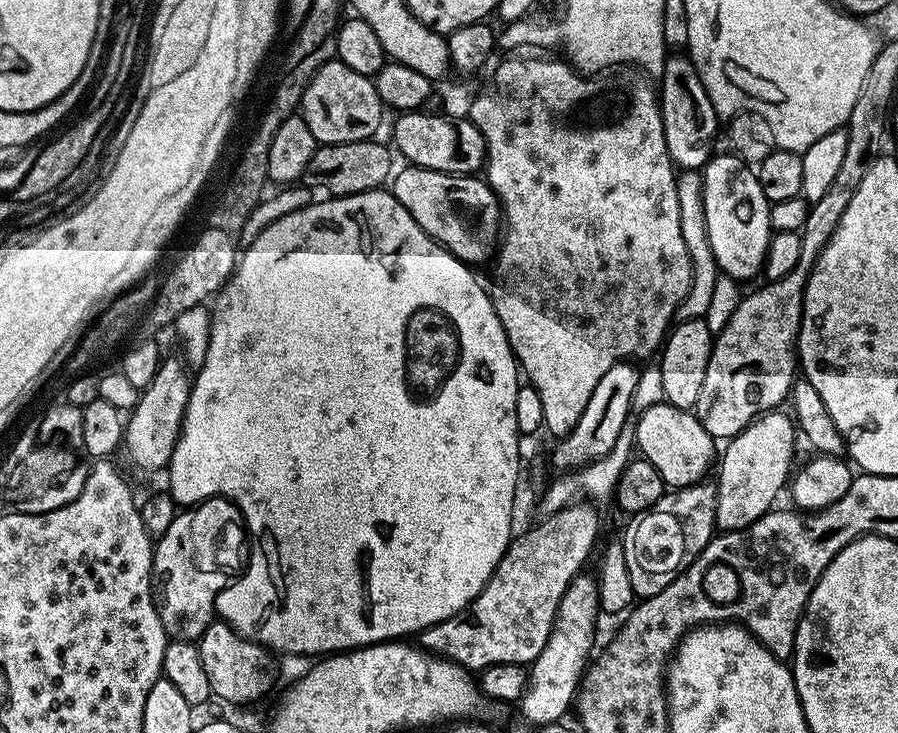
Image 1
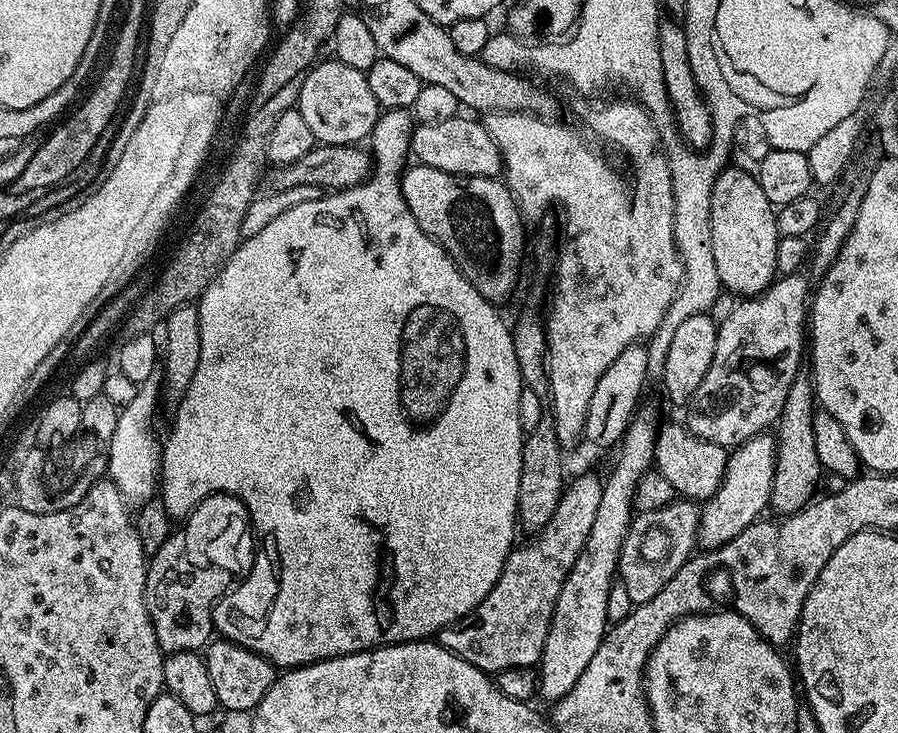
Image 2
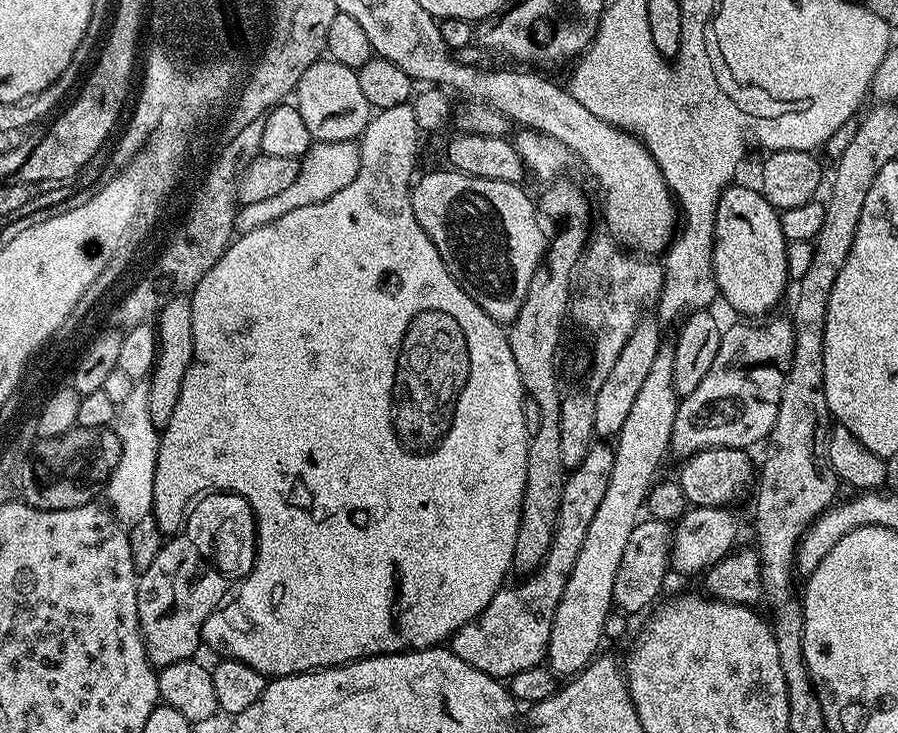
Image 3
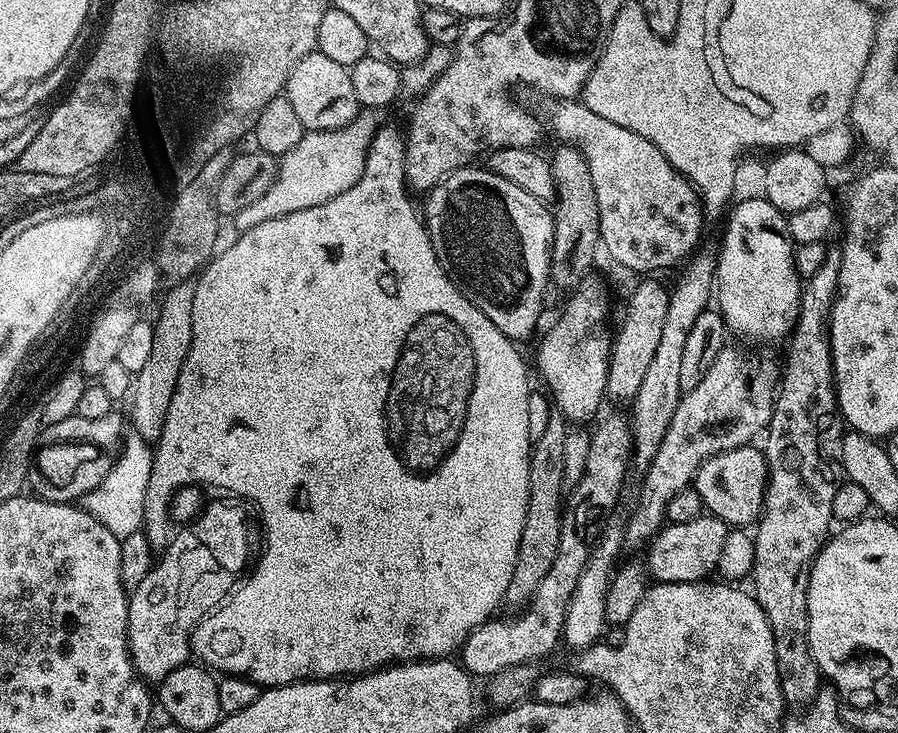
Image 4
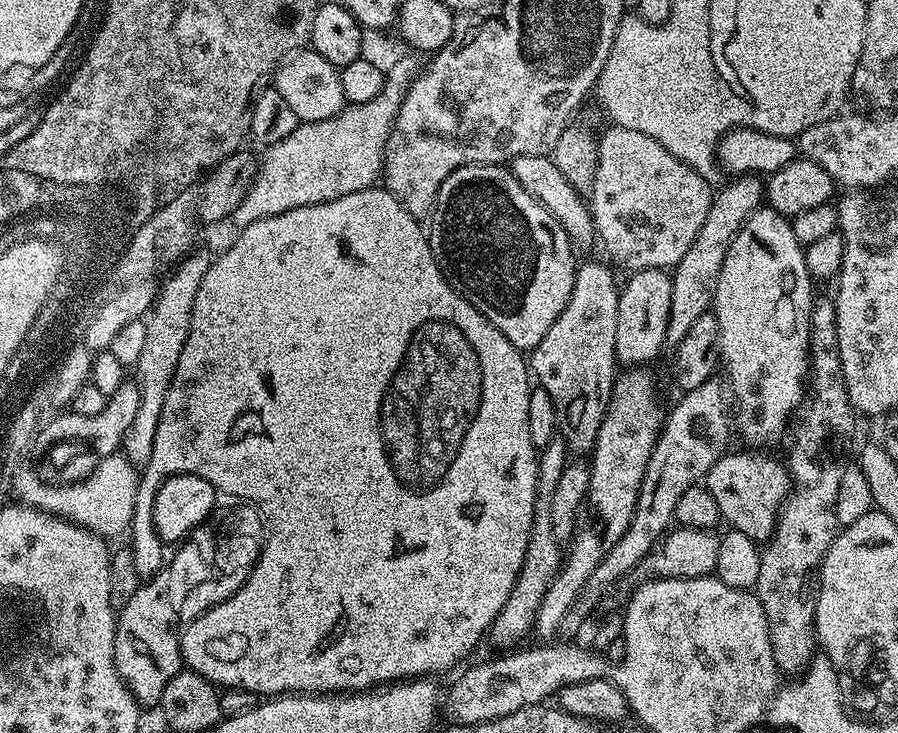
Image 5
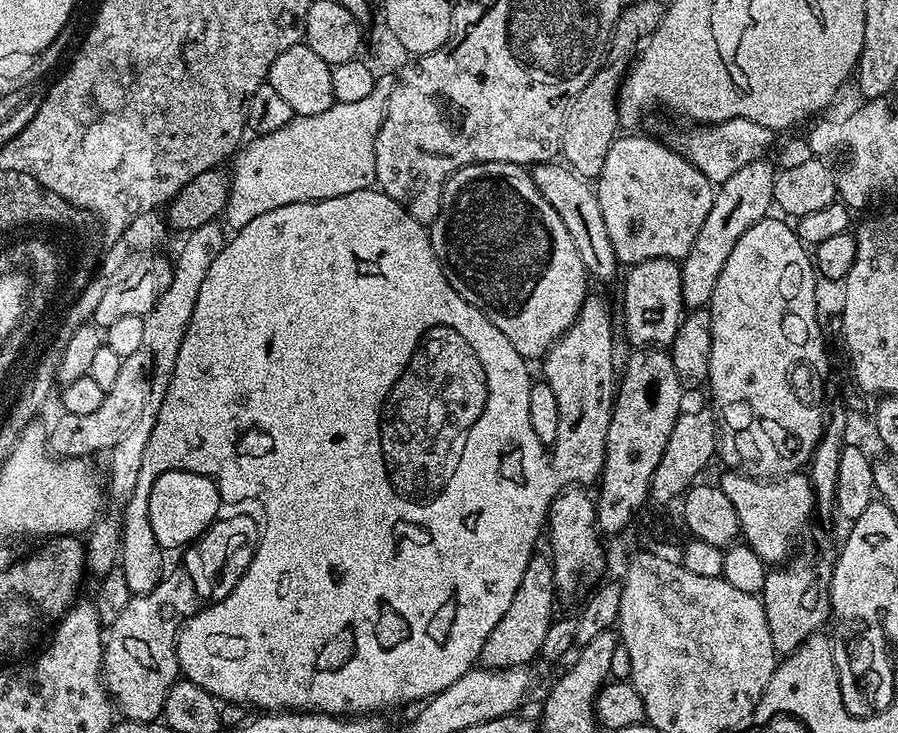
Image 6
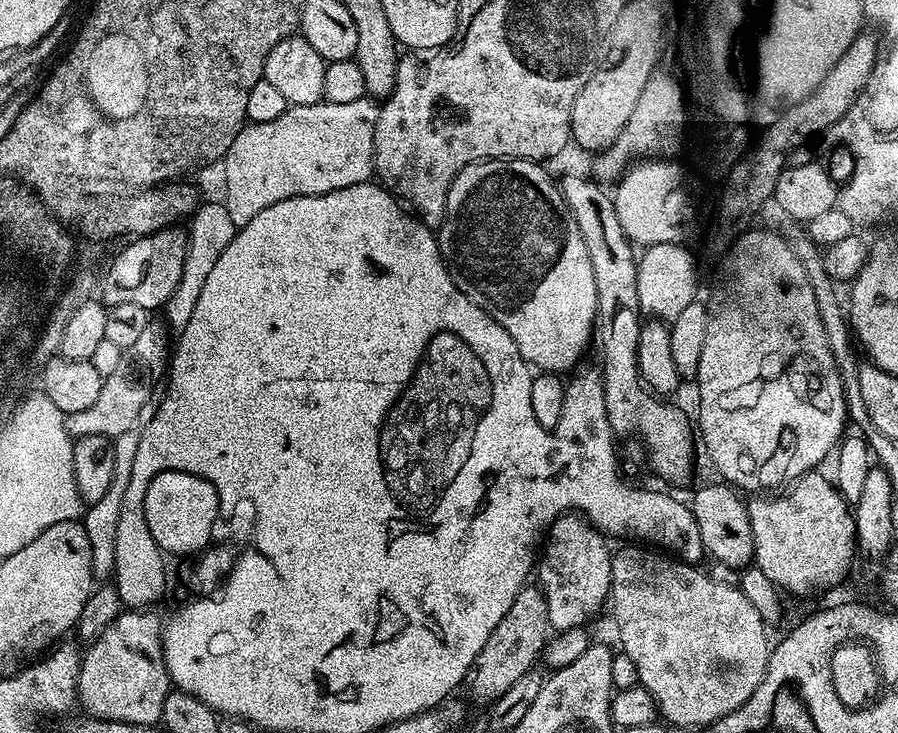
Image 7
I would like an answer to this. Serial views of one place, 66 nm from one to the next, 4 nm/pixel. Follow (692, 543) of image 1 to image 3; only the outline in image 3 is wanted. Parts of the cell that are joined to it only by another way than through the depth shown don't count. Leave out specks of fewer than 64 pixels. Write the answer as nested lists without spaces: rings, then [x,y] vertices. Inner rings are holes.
[[[644,518],[634,526],[634,534],[630,534],[630,542],[626,542],[622,562],[618,562],[618,575],[614,578],[612,602],[619,611],[635,614],[655,602],[670,573],[673,531],[673,525],[667,520]]]

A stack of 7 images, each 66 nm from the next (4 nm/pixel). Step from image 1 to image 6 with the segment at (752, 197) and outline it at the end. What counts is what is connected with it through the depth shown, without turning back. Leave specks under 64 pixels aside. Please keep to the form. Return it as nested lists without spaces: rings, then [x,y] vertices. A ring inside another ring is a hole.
[[[772,219],[759,220],[738,238],[730,258],[726,258],[726,266],[722,266],[722,274],[718,274],[718,286],[714,286],[710,305],[712,345],[706,381],[706,388],[712,391],[711,407],[720,427],[719,459],[724,459],[729,469],[743,470],[760,478],[771,477],[773,473],[792,474],[811,461],[812,451],[826,427],[824,387],[828,384],[825,333],[816,317],[818,273],[813,257],[797,238],[791,223]]]

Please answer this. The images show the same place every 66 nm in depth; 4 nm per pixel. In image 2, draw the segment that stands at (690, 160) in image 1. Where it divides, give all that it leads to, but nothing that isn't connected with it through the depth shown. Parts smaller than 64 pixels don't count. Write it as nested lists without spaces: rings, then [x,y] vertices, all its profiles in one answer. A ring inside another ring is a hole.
[[[664,18],[660,21],[658,30],[658,53],[662,62],[662,74],[665,78],[665,88],[668,91],[668,100],[671,104],[671,115],[674,124],[680,131],[684,144],[692,150],[704,150],[712,140],[711,112],[700,92],[696,74],[690,66],[690,52],[688,39],[683,27],[675,19]]]

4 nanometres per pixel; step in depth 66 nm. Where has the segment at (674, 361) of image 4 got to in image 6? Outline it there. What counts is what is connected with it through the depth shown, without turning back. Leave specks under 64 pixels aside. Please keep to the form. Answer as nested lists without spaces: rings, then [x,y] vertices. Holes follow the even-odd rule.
[[[765,158],[750,162],[750,166],[742,166],[742,170],[726,178],[726,182],[715,189],[712,204],[703,213],[698,234],[683,260],[679,261],[685,309],[711,305],[714,286],[718,286],[718,274],[722,274],[722,266],[726,266],[726,258],[730,258],[738,238],[742,238],[750,226],[765,219],[771,213],[768,211],[773,211],[777,169],[774,164],[772,168],[770,161]]]

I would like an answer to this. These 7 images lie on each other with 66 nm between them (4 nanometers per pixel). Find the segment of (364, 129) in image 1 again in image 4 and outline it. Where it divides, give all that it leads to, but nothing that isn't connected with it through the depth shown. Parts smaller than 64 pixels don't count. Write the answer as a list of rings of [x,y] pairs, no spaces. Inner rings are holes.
[[[318,50],[306,54],[306,58],[302,58],[298,66],[294,66],[288,79],[286,95],[290,106],[294,106],[295,112],[298,113],[302,126],[310,132],[344,128],[362,111],[354,94],[354,84],[350,82],[349,69],[326,58],[326,54]]]

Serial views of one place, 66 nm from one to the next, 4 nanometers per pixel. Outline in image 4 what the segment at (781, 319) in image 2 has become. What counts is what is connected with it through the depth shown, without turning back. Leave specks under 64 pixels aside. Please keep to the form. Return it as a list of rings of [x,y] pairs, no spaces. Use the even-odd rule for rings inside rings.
[[[728,344],[719,352],[698,386],[683,393],[666,435],[658,446],[658,453],[643,471],[638,508],[631,514],[623,531],[628,550],[643,549],[656,536],[665,525],[670,500],[679,490],[695,481],[698,469],[710,457],[745,447],[754,436],[759,437],[767,429],[773,414],[779,377],[777,359],[775,362],[768,356],[760,356],[756,360],[752,353]]]

